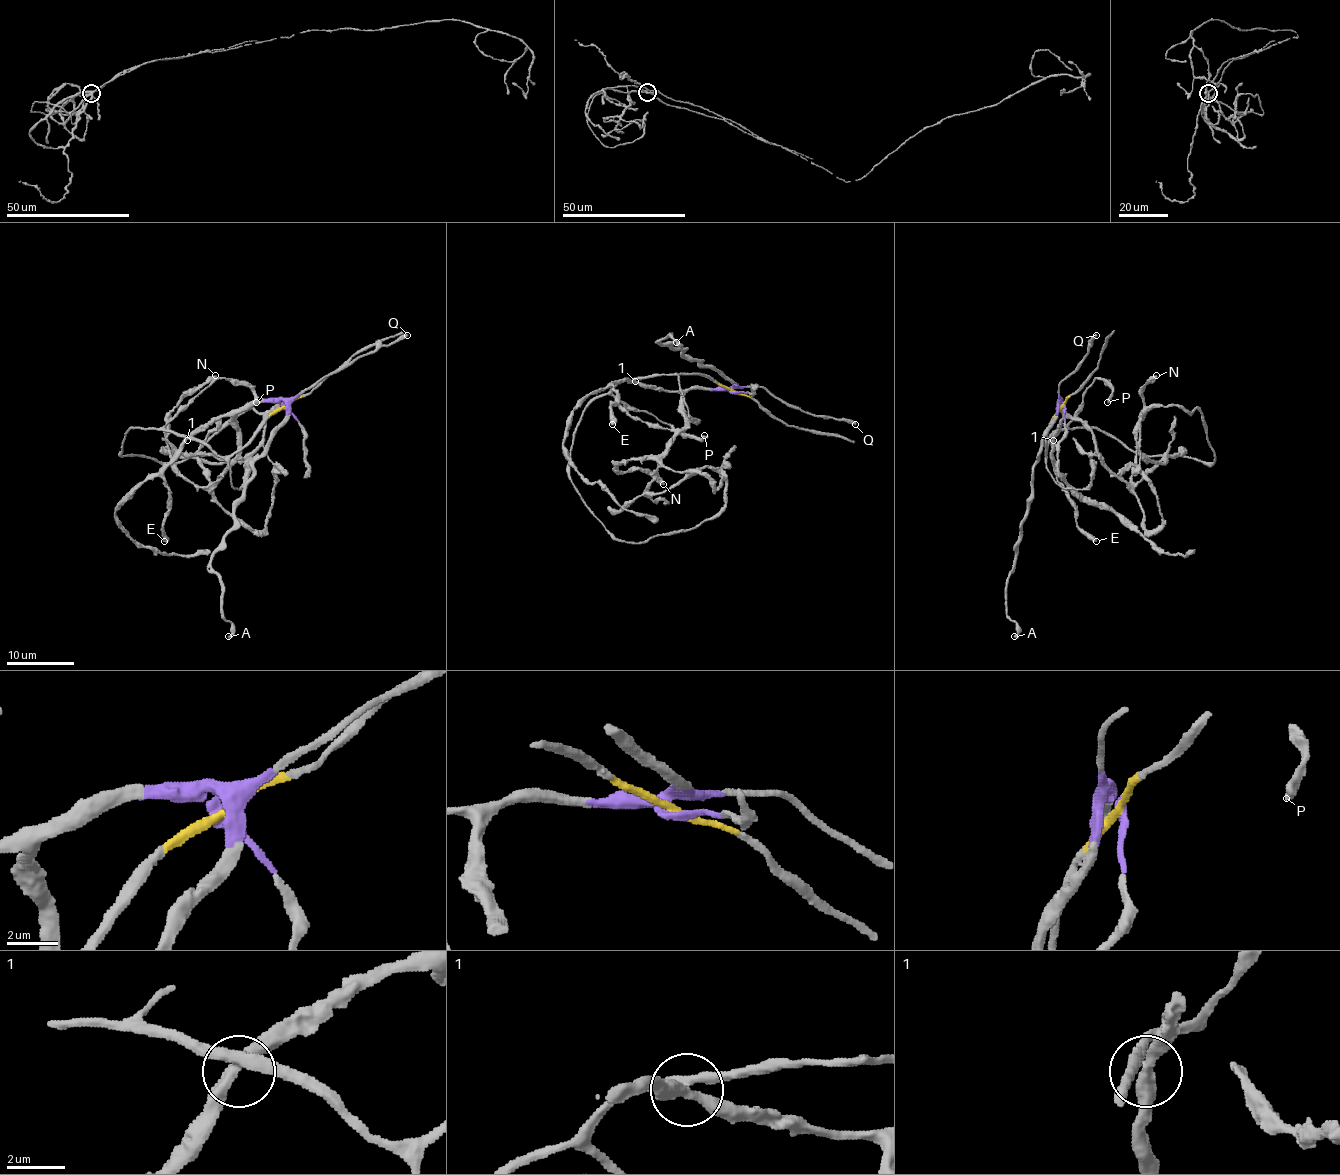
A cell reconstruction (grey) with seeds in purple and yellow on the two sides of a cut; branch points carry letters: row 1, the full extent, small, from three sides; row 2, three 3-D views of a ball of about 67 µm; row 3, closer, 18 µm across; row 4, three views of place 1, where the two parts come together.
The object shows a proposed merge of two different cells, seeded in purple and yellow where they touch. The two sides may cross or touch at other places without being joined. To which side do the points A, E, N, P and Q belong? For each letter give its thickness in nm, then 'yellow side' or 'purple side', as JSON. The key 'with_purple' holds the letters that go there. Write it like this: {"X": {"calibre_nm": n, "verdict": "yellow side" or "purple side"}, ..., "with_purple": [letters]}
{"A": {"calibre_nm": 360, "verdict": "purple side"}, "E": {"calibre_nm": 480, "verdict": "purple side"}, "N": {"calibre_nm": 440, "verdict": "purple side"}, "P": {"calibre_nm": 420, "verdict": "yellow side"}, "Q": {"calibre_nm": 400, "verdict": "purple side"}, "with_purple": ["A", "E", "N", "Q"]}

